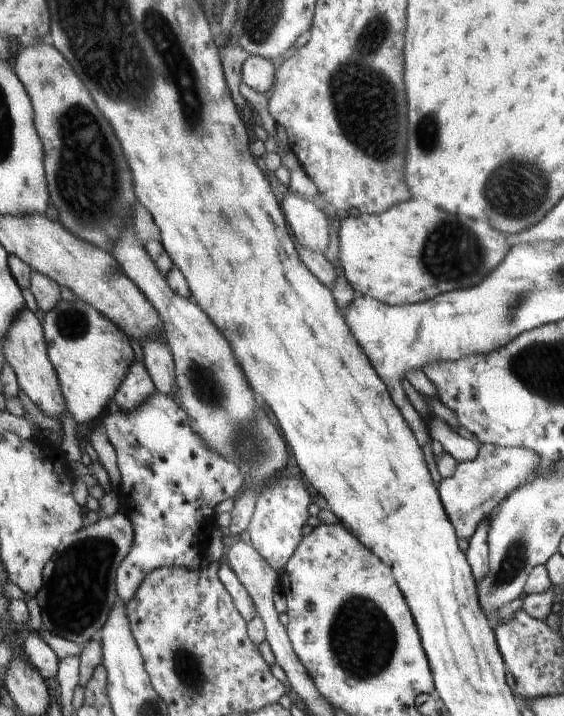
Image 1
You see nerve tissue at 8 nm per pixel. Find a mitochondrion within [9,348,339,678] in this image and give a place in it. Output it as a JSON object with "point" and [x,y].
{"point":[76,601]}

